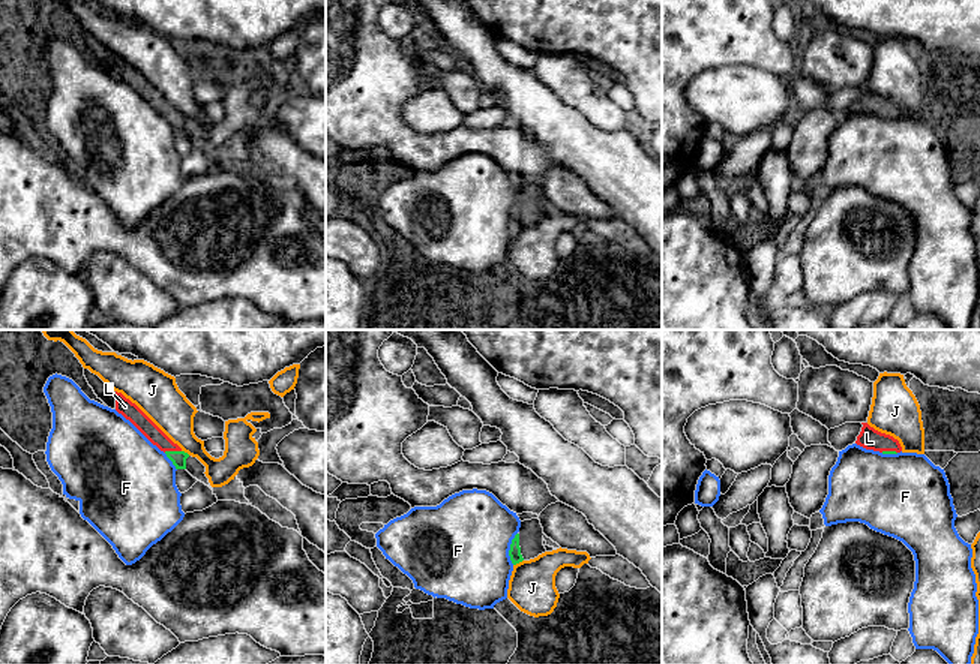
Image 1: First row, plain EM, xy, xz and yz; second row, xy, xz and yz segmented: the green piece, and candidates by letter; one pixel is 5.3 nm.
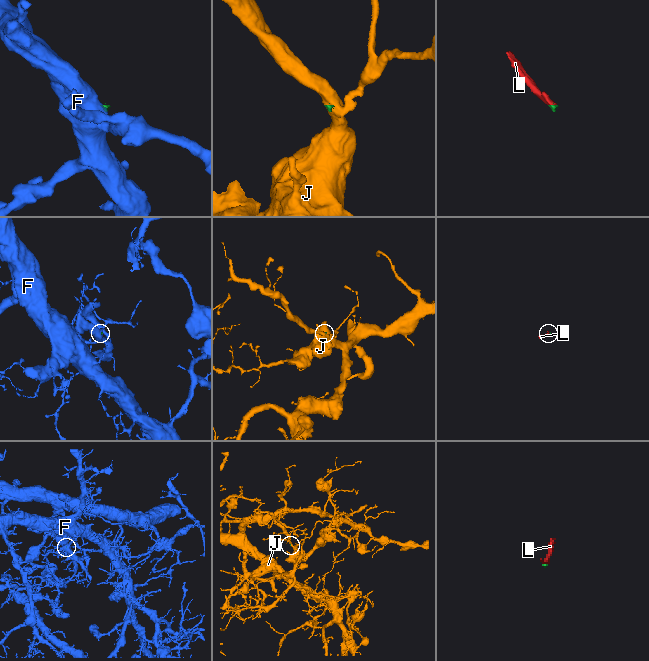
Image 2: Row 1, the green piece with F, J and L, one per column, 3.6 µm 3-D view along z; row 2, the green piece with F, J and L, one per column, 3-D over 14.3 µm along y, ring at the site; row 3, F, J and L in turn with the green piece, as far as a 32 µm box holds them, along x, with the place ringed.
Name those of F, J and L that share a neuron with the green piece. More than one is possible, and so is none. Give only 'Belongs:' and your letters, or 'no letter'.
Belongs: L

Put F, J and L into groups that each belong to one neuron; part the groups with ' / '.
F / J / L

